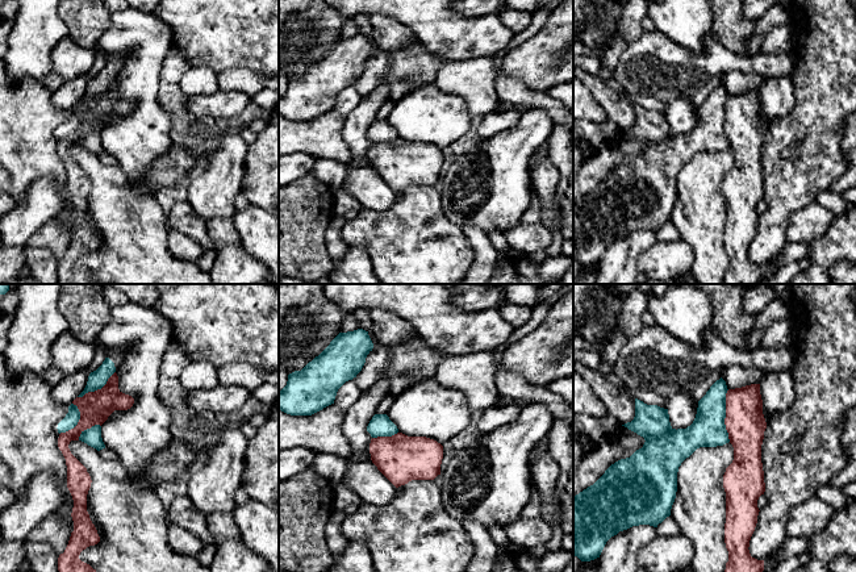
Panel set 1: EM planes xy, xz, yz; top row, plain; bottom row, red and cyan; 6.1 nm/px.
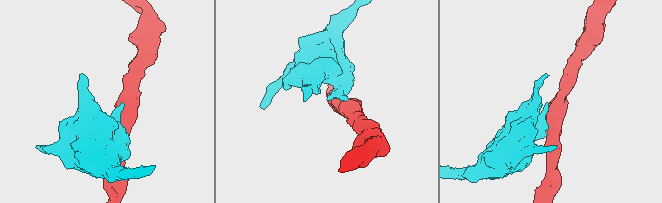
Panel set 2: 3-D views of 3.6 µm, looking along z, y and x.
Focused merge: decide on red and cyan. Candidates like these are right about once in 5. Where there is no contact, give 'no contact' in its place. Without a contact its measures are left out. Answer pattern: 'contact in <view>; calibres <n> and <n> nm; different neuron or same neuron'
contact in yz; calibres 240 and 200 nm; different neuron

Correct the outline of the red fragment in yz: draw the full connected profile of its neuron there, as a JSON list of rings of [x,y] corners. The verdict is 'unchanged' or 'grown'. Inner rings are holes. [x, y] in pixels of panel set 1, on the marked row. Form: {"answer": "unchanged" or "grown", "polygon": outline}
{"answer": "unchanged", "polygon": [[[760,384],[727,391],[725,425],[734,447],[734,460],[723,475],[728,551],[725,572],[763,572],[764,560],[752,558],[748,550],[760,512],[757,500],[765,492],[761,444],[767,422]]]}

